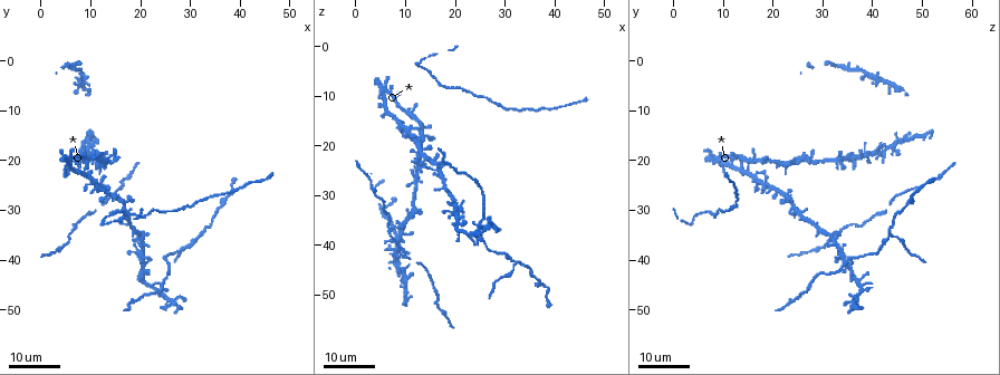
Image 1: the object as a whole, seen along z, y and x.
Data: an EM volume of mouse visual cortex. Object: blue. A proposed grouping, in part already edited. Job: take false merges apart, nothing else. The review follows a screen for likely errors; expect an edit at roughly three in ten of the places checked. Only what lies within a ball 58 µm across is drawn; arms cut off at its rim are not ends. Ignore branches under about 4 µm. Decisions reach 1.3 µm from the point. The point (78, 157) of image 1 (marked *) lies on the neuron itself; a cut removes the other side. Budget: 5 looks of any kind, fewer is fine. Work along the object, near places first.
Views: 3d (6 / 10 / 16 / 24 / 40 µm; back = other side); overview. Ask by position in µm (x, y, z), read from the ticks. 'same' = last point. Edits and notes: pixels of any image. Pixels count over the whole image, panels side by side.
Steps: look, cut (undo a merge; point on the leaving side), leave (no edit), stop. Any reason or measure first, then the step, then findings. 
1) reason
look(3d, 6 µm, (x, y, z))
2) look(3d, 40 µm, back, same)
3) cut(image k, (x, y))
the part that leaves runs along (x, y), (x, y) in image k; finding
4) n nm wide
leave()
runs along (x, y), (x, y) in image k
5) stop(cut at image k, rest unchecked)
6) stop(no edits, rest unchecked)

thin arm on a thick one
look(3d, 24 µm, (11.0, 24.0, 16.5))

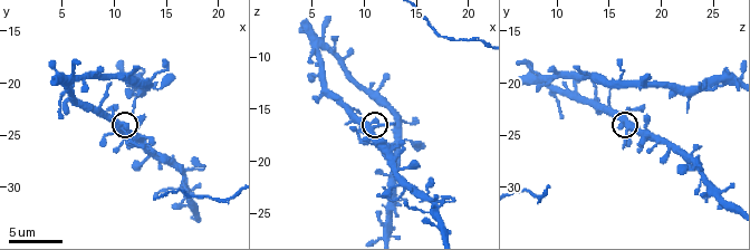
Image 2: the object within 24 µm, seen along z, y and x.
zoom in
look(3d, 10 µm, (10.6, 24.2, 17.0))

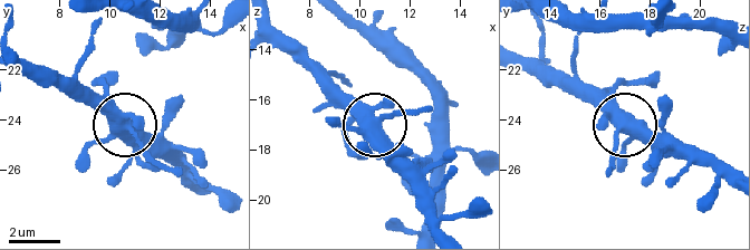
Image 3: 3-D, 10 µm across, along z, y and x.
4 arms
leave()
runs along (269, 19), (365, 115), (414, 112) in image 3; one neuron here

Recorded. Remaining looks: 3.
look(3d, 16 µm, (25.0, 39.0, 36.5))

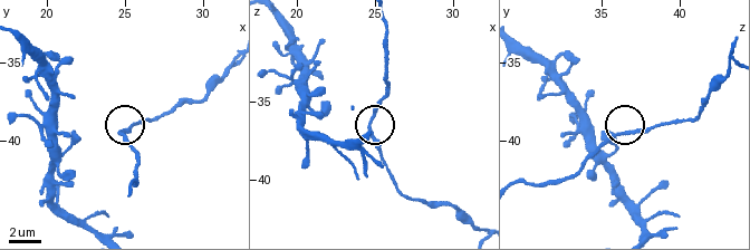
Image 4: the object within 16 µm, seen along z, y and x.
closer look
look(3d, 6 µm, (24.8, 39.6, 36.4))

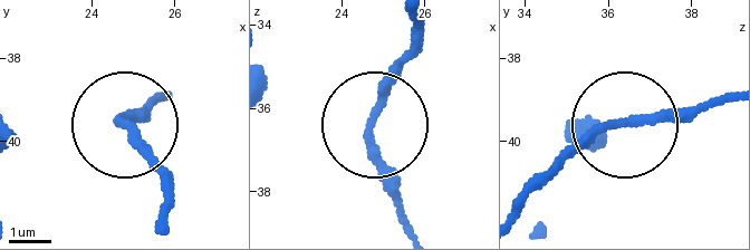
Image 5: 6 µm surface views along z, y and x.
leave()
all the same neuron

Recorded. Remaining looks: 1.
stop(no edits, rest unchecked)

